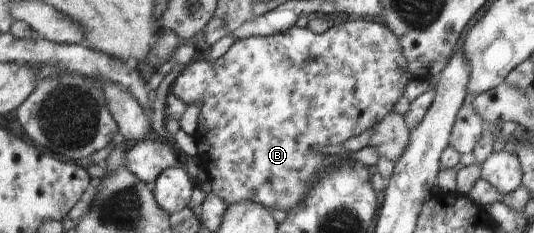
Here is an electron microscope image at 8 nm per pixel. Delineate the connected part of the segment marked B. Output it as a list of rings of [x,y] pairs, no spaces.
[[[345,18],[341,23],[333,25],[321,34],[314,34],[309,28],[299,28],[292,26],[284,33],[273,36],[236,39],[230,49],[214,63],[206,60],[191,61],[181,75],[173,82],[171,93],[186,105],[200,105],[201,114],[199,117],[199,127],[196,131],[195,139],[199,149],[198,162],[206,176],[211,181],[212,192],[216,194],[227,205],[250,200],[270,211],[274,209],[286,210],[293,208],[294,204],[301,204],[307,196],[309,179],[323,167],[322,160],[326,155],[321,151],[326,145],[344,144],[346,140],[361,134],[364,130],[373,128],[387,113],[393,111],[396,102],[403,97],[406,84],[411,79],[407,70],[407,61],[402,55],[398,38],[378,19],[365,18]]]

